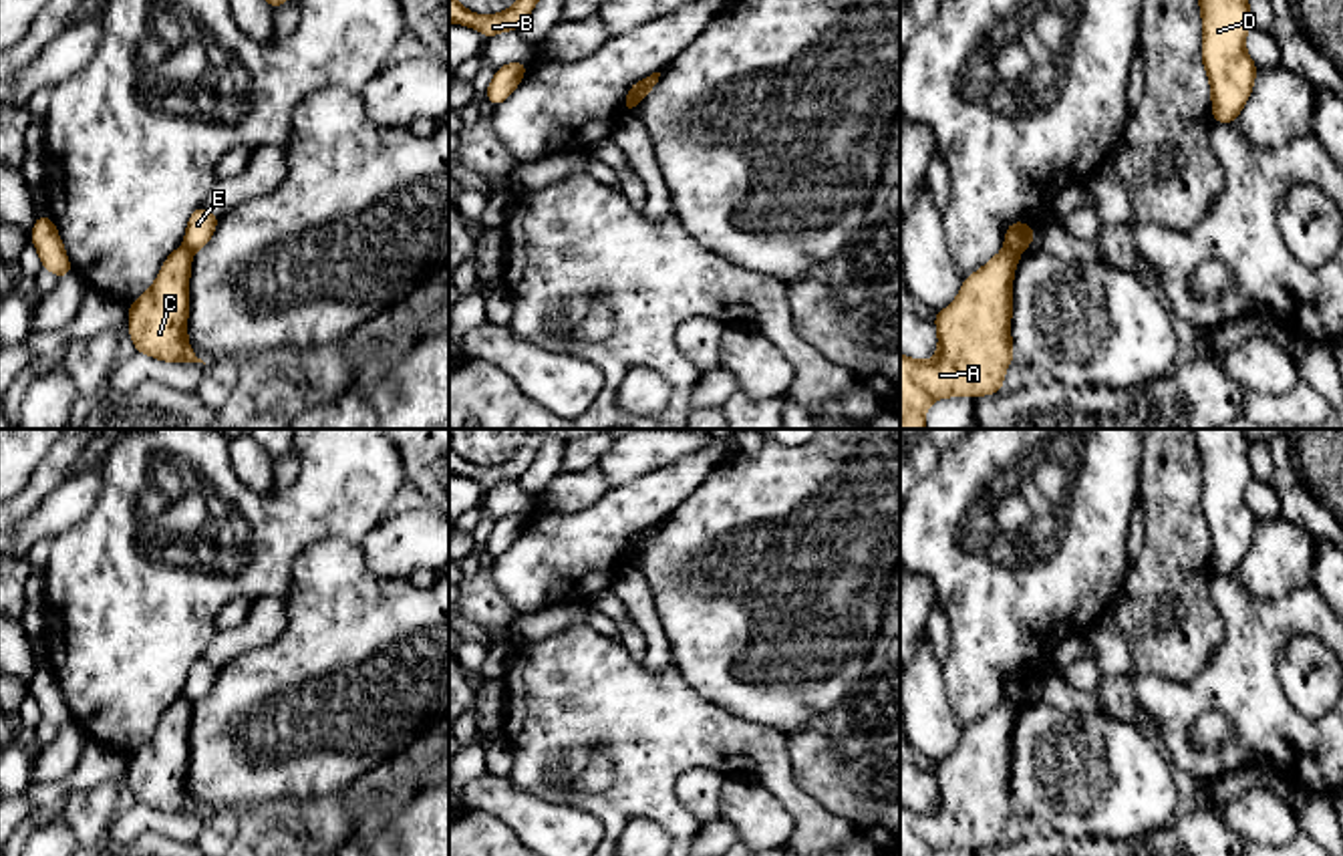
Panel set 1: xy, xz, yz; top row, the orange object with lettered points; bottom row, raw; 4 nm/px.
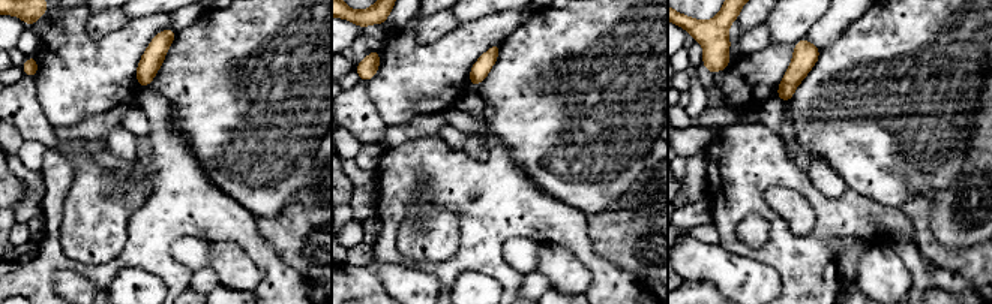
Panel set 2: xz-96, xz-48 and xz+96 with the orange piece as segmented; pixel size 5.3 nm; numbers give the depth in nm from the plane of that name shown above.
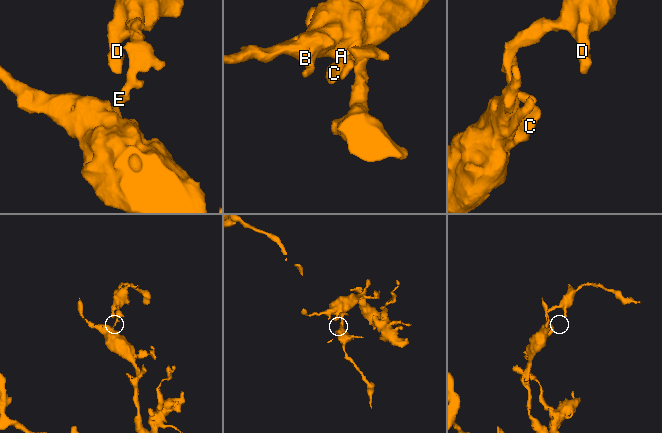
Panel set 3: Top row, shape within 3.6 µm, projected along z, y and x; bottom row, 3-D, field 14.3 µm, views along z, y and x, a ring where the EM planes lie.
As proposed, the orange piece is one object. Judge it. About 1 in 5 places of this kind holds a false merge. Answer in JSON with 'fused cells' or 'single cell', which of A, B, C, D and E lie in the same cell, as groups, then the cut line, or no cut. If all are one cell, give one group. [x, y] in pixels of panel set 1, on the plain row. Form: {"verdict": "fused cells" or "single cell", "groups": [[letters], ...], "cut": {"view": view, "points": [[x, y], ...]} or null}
{"verdict": "fused cells", "groups": [["A", "B", "C"], ["D", "E"]], "cut": {"view": "xz", "points": [[641, 534], [637, 550]]}}

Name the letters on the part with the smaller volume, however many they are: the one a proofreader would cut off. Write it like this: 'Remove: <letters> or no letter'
Remove: D, E

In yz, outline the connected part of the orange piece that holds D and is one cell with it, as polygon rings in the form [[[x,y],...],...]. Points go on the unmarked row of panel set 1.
[[[1192,429],[1202,463],[1202,514],[1210,530],[1212,568],[1230,574],[1250,548],[1256,516],[1244,500],[1252,477],[1244,429]]]

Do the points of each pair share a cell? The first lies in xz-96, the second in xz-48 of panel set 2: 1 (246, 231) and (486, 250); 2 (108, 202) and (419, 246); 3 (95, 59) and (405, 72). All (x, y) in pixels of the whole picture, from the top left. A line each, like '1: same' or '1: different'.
1: same
2: same
3: same

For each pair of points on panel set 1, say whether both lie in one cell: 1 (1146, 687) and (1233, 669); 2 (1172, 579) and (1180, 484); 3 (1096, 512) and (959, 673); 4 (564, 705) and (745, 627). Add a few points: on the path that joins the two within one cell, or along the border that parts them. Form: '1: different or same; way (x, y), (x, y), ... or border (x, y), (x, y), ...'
1: same; way (1168, 693), (1205, 693), (1211, 689)
2: same; way (1174, 554), (1174, 508)
3: same; way (1062, 552), (1009, 607), (993, 633)
4: different; border (671, 659), (701, 695)

